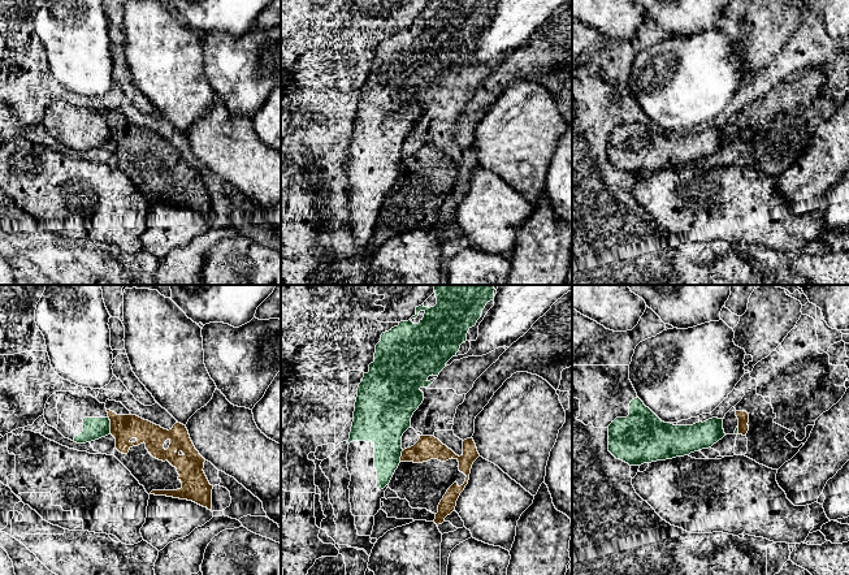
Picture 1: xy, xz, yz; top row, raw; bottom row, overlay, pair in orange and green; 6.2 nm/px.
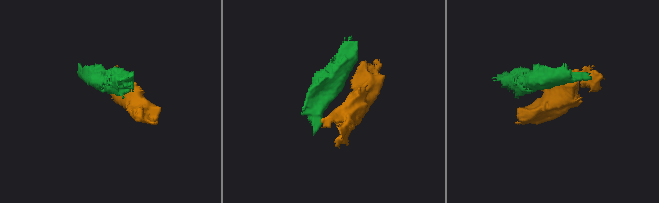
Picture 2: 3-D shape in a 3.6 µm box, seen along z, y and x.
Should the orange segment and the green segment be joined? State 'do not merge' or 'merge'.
do not merge

